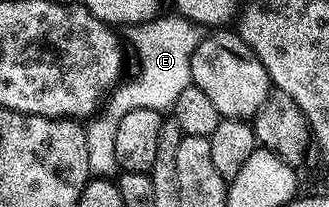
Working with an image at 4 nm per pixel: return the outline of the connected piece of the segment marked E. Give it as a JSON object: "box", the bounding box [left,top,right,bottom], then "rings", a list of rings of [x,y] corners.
{"box":[83,16,203,176],"rings":[[[158,16],[151,22],[128,27],[129,42],[133,45],[138,60],[141,61],[141,71],[138,72],[137,78],[131,79],[130,82],[122,81],[108,95],[100,113],[88,119],[89,127],[87,125],[84,127],[83,137],[87,144],[87,160],[89,169],[94,175],[113,176],[118,173],[119,167],[115,160],[115,128],[119,128],[119,120],[123,120],[127,112],[135,112],[135,108],[168,111],[179,96],[179,92],[183,92],[183,88],[190,86],[193,81],[191,56],[201,43],[203,34],[188,18],[172,17]]]}

